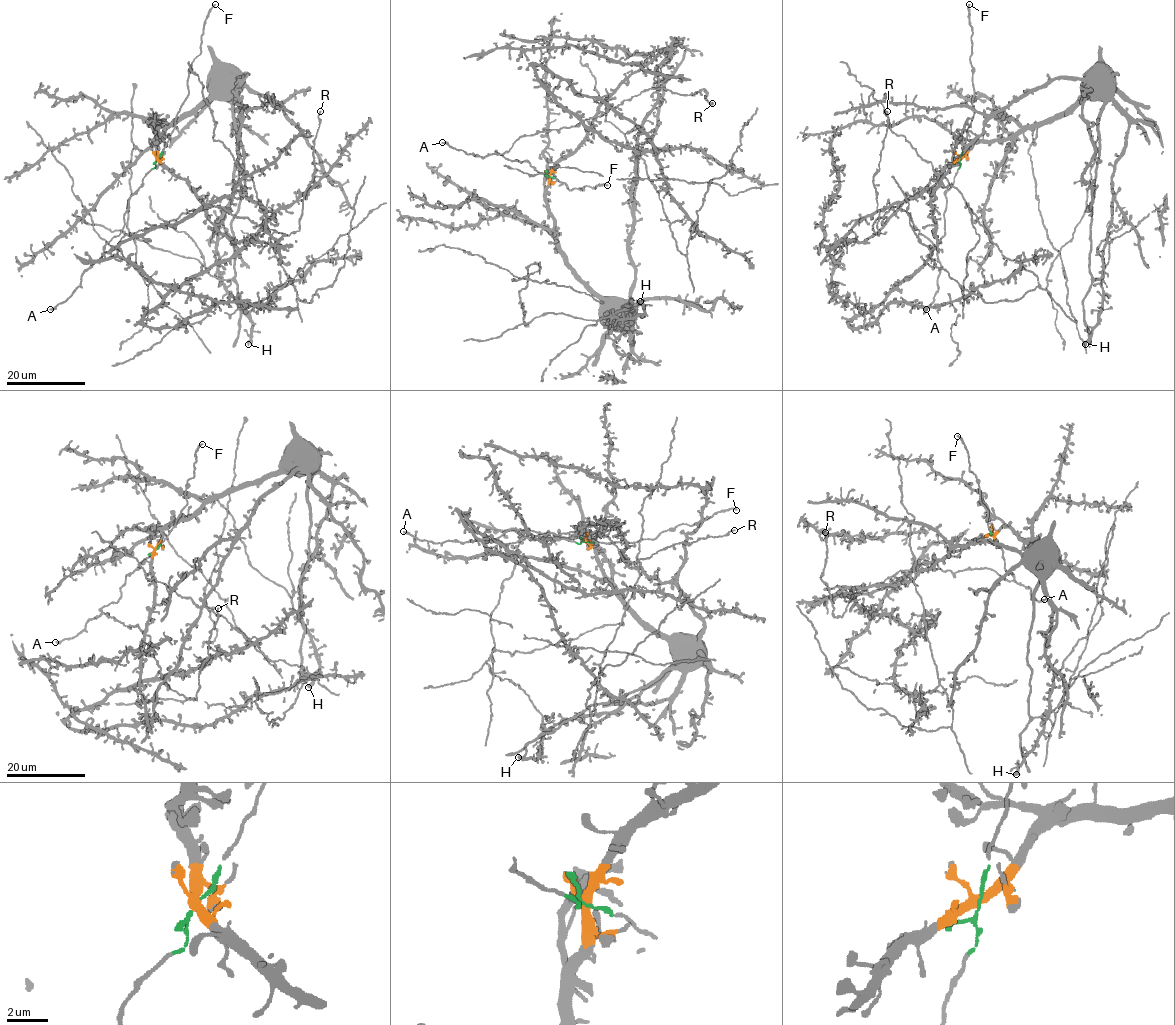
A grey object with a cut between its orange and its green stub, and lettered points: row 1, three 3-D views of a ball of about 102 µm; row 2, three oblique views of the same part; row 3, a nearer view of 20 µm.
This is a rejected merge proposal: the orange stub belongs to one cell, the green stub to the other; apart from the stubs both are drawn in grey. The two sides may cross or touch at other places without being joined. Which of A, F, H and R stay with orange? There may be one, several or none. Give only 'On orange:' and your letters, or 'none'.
On orange: H

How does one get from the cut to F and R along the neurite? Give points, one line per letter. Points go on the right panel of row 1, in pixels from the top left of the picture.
F: (961, 159), (967, 130), (973, 115), (969, 4)
R: (961, 159), (945, 193), (938, 251), (898, 206), (878, 217), (876, 234), (872, 181), (887, 111)

